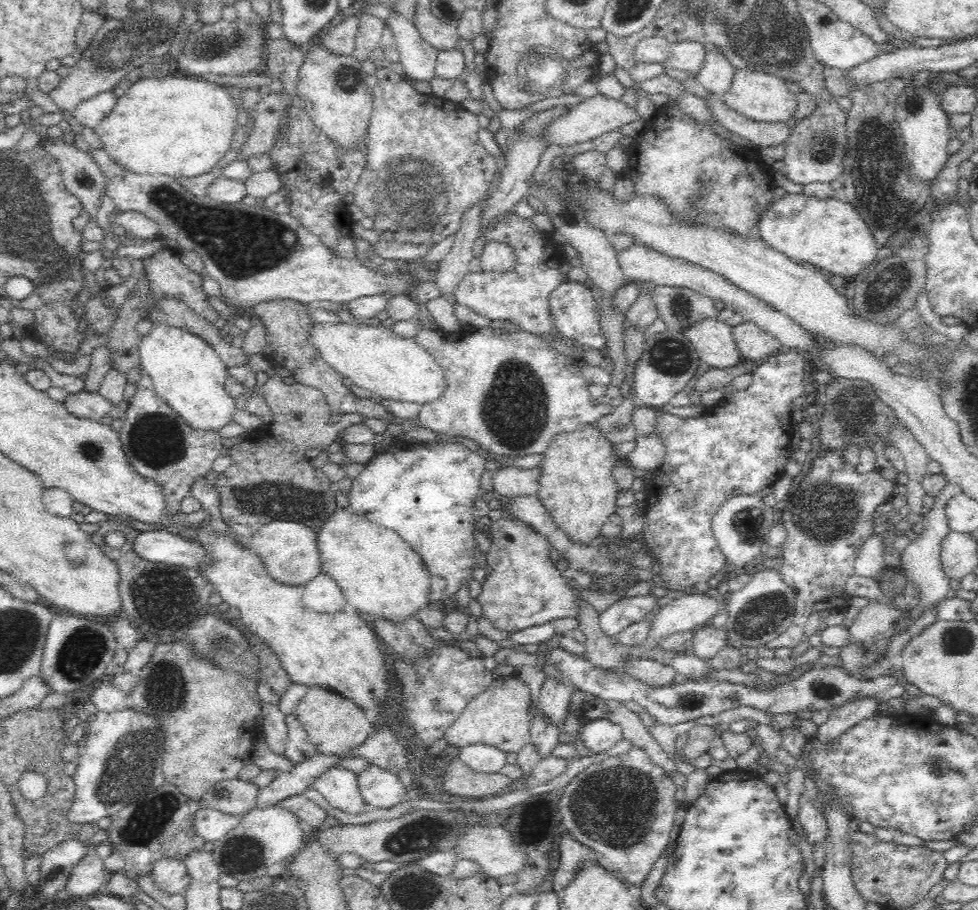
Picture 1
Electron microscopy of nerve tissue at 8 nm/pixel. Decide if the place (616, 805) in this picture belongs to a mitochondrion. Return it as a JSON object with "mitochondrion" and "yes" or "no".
{"mitochondrion":"yes"}

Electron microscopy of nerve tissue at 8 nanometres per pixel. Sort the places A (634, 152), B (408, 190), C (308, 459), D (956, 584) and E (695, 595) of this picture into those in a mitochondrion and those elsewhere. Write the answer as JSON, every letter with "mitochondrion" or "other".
{"A":"other","B":"mitochondrion","C":"other","D":"other","E":"other"}

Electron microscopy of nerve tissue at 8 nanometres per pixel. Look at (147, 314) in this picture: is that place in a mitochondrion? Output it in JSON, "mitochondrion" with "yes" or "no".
{"mitochondrion":"no"}

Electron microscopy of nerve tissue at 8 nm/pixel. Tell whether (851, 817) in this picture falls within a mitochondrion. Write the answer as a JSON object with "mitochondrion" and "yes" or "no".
{"mitochondrion":"no"}

